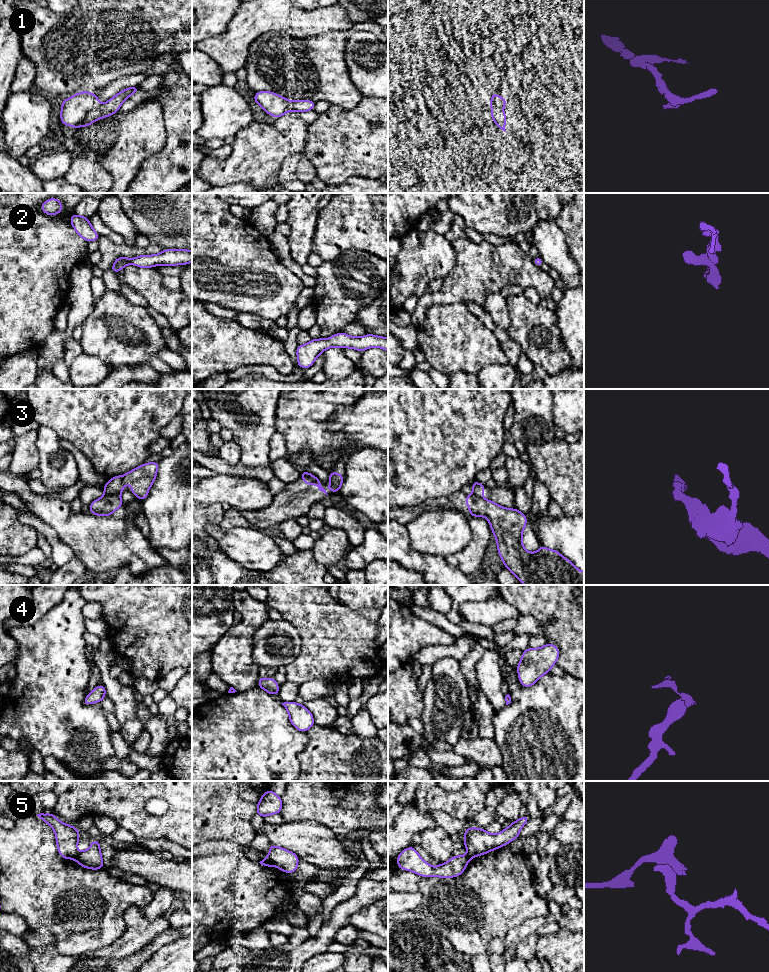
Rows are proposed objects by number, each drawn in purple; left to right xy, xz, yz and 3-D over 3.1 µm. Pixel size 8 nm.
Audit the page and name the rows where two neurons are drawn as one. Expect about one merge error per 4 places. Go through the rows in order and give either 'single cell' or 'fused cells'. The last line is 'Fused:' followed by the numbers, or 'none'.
1: fused cells
2: single cell
3: fused cells
4: single cell
5: fused cells
Fused: 1, 3, 5

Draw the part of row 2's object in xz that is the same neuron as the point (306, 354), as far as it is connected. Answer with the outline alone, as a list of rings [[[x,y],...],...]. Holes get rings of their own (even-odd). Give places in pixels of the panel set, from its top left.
[[[344,332],[337,333],[328,339],[312,339],[305,345],[298,345],[297,364],[304,370],[311,367],[317,357],[330,347],[353,348],[360,352],[371,347],[379,347],[388,351],[388,338],[367,334],[351,337]]]

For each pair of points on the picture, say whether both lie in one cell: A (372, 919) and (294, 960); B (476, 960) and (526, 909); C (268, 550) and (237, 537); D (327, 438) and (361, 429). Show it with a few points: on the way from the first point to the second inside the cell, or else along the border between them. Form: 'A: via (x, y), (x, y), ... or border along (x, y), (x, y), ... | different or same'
A: border along (365, 906), (357, 908), (349, 916), (348, 923) | different
B: border along (485, 952), (474, 954), (470, 957) | different
C: via (260, 550), (255, 550), (245, 545) | same
D: border along (333, 413), (328, 428), (344, 440), (328, 451) | different

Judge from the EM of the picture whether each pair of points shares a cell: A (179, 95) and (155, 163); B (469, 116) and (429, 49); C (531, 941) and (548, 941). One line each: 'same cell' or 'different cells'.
A: same cell
B: same cell
C: different cells

